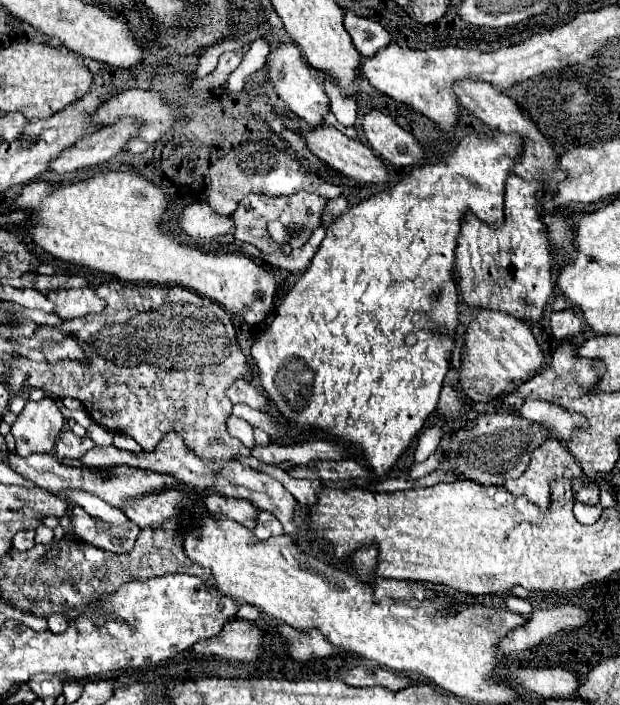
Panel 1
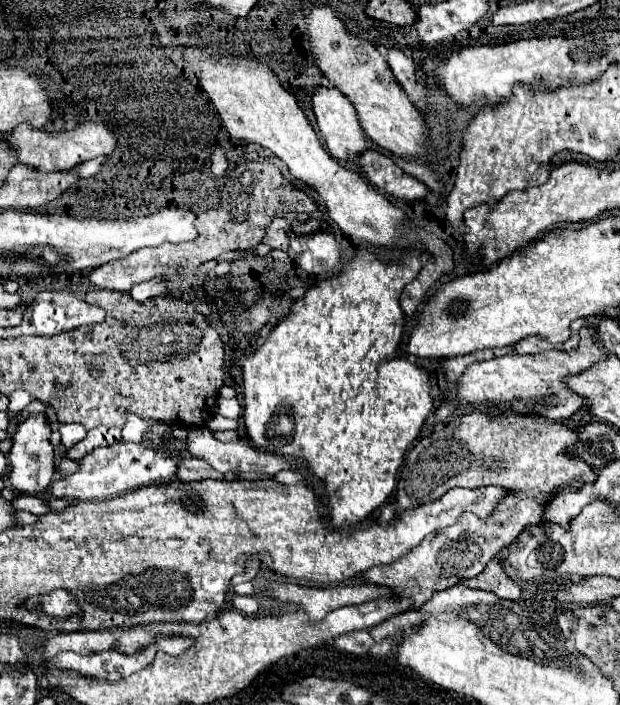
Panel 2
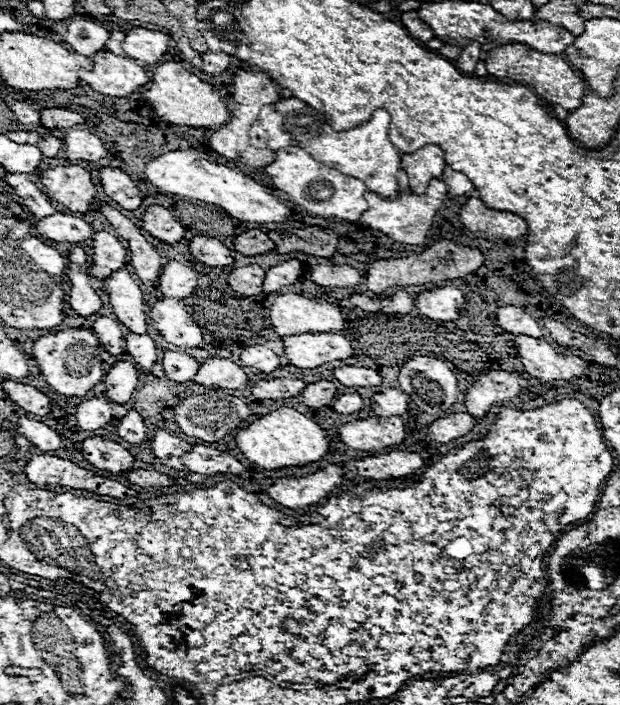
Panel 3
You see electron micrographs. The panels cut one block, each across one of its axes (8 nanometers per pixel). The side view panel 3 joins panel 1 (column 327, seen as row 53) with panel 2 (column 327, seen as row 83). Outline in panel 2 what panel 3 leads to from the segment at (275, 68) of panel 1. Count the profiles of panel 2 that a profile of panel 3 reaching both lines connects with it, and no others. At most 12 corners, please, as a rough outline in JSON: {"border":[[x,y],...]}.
{"border":[[334,86],[310,94],[328,152],[352,160],[366,150],[354,106]]}

